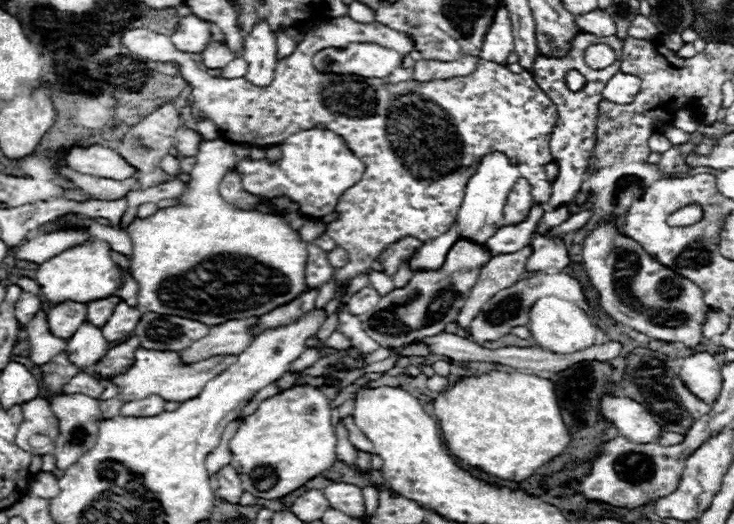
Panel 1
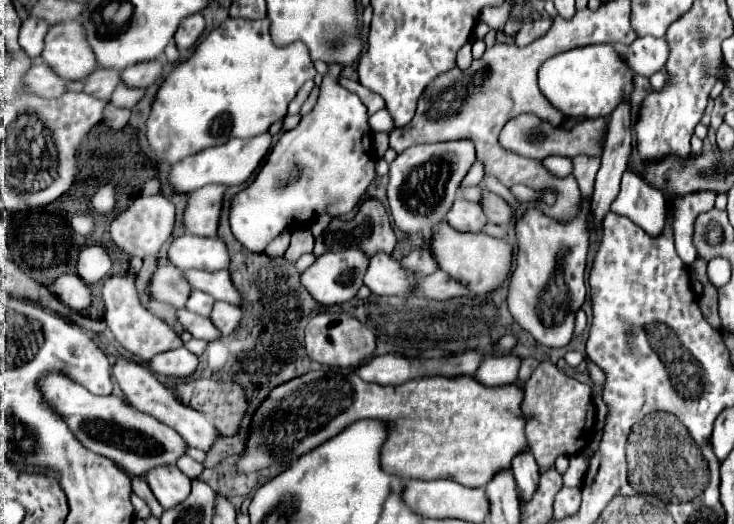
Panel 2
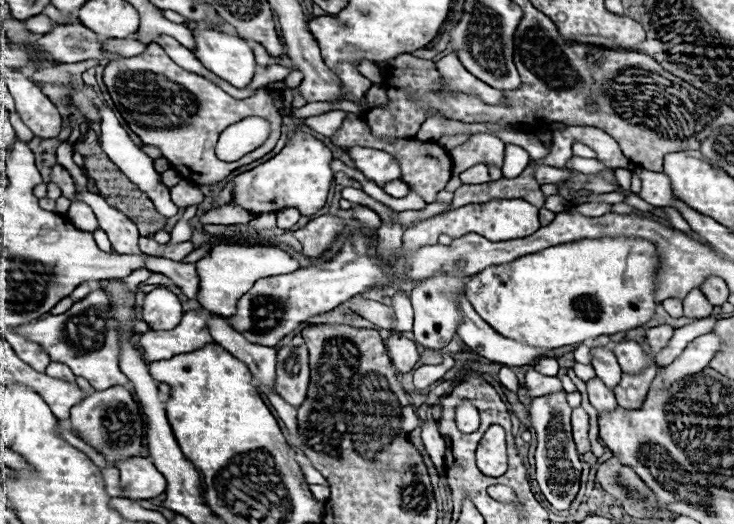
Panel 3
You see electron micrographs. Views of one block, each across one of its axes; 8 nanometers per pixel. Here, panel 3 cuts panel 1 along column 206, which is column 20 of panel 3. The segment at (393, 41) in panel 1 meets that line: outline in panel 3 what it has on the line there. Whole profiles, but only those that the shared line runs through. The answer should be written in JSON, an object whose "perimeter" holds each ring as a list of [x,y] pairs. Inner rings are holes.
{"perimeter":[[[16,70],[4,72],[6,86],[14,98],[14,106],[22,122],[40,138],[56,138],[60,132],[62,118],[56,106],[40,92],[40,88]]]}

